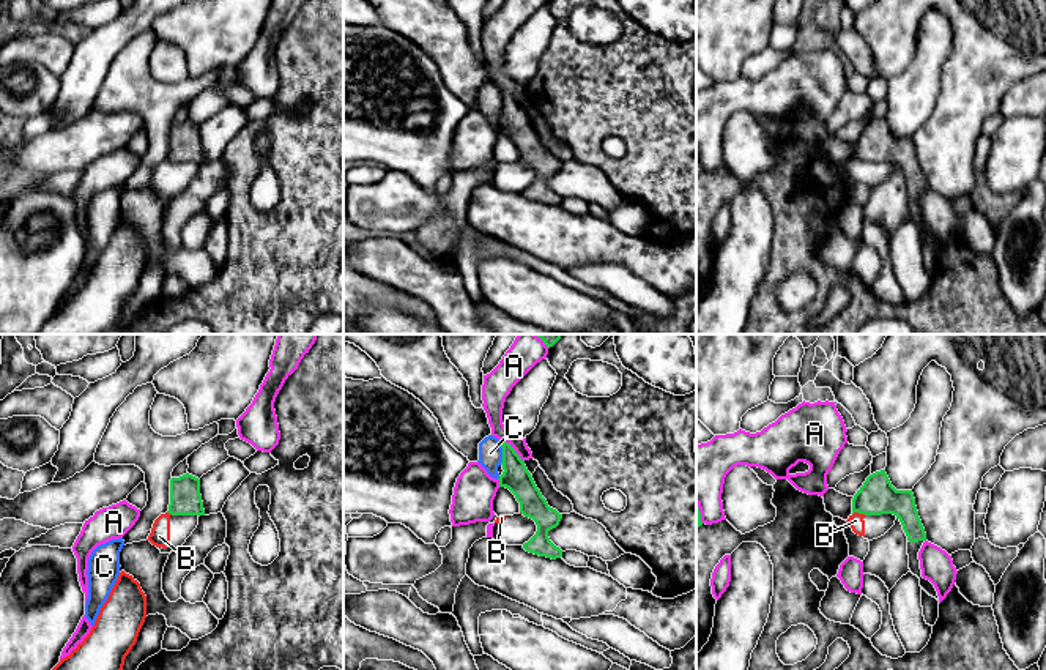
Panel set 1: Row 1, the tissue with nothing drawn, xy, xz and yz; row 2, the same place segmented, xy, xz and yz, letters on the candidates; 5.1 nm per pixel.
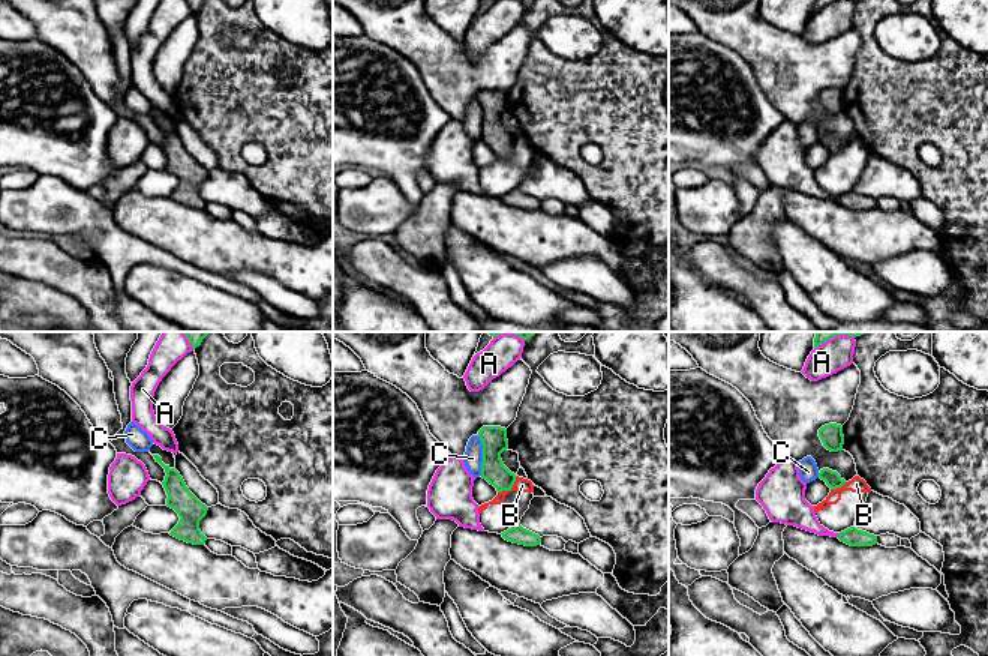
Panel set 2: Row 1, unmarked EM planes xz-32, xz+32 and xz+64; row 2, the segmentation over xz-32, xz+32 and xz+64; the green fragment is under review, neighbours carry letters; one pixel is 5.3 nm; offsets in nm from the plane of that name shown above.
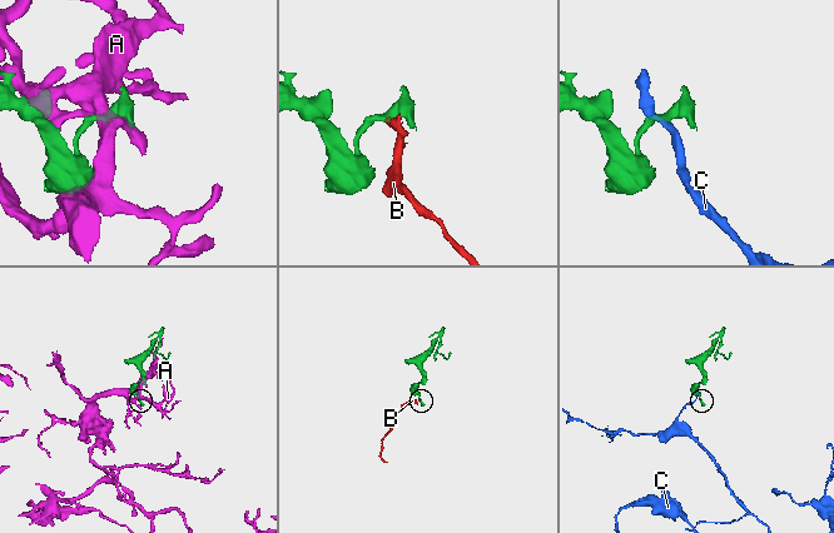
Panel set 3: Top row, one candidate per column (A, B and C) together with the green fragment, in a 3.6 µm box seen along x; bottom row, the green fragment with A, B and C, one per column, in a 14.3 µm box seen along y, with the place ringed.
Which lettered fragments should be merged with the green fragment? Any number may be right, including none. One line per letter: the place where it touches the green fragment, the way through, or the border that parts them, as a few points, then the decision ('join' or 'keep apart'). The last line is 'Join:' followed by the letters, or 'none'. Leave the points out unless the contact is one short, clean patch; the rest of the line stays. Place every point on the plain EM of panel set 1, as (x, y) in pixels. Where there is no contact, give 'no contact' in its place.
A: meets green in xz at (512, 95); keep apart
B: meets green in yz at (859, 160); border along yz (853, 160), (865, 161); keep apart
C: meets green in xz at (503, 100); border along xz (498, 87), (501, 111); keep apart
Join: none

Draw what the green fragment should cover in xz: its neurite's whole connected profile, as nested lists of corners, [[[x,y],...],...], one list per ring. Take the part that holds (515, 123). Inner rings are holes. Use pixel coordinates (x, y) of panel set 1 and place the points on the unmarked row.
[[[503,87],[499,90],[503,95],[501,112],[504,117],[498,125],[499,134],[509,136],[520,150],[520,159],[532,166],[537,172],[536,181],[523,191],[523,195],[551,207],[561,205],[562,197],[550,188],[548,178],[559,172],[562,161],[548,153],[528,118],[525,107],[520,106],[515,96]]]

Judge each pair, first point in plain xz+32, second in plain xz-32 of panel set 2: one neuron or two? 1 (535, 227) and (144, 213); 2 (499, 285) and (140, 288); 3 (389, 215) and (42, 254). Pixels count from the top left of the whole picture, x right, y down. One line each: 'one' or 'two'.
1: one
2: one
3: two

